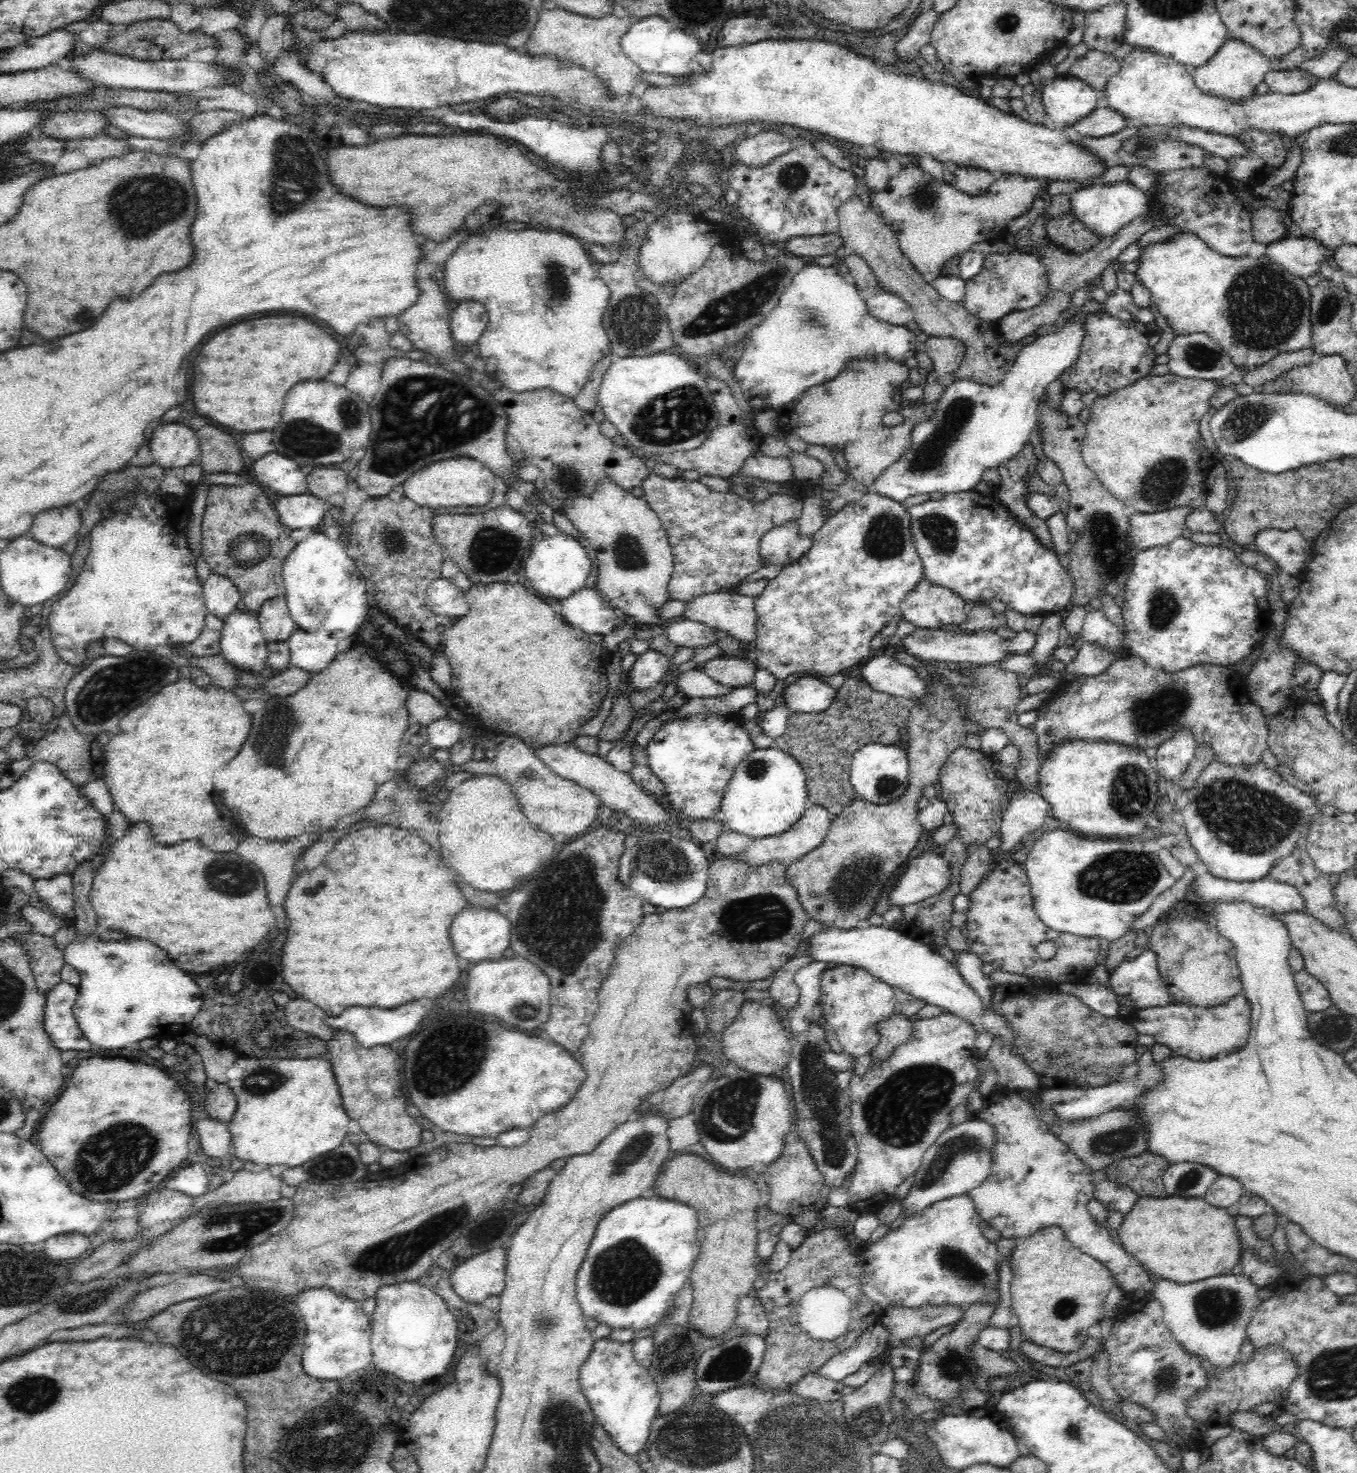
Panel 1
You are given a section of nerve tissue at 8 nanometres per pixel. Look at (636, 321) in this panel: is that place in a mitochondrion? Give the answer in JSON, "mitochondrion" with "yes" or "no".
{"mitochondrion":"yes"}

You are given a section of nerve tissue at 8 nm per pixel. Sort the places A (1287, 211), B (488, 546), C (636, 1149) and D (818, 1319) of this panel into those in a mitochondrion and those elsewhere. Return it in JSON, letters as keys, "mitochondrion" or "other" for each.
{"A":"other","B":"mitochondrion","C":"mitochondrion","D":"other"}

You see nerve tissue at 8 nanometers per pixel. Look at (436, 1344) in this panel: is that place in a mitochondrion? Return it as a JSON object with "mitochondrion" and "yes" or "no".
{"mitochondrion":"no"}

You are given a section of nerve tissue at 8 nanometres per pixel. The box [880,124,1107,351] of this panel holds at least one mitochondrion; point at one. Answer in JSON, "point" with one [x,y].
{"point":[922,196]}

